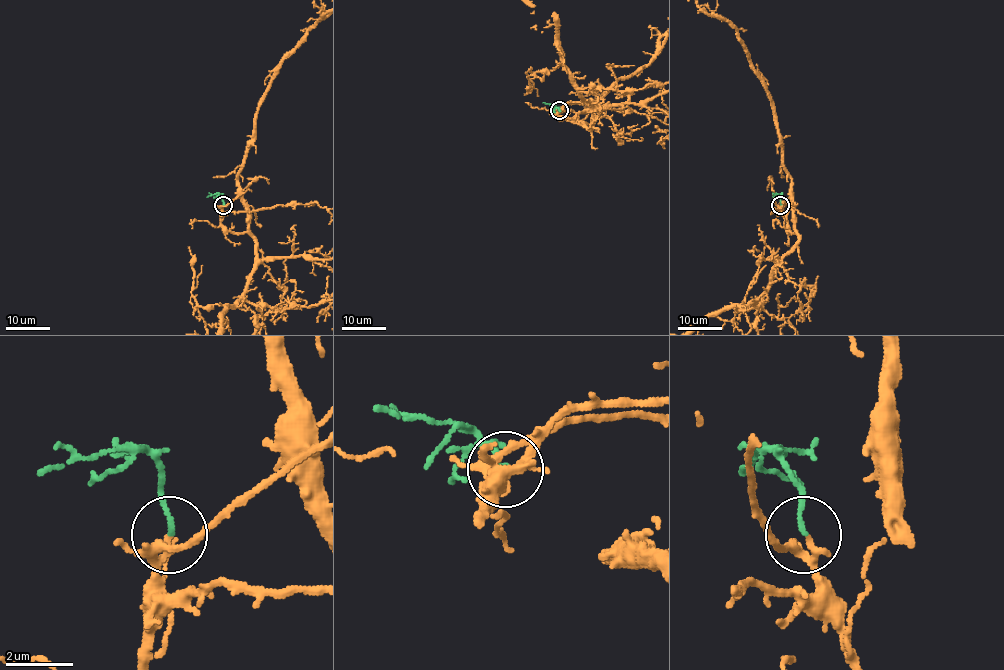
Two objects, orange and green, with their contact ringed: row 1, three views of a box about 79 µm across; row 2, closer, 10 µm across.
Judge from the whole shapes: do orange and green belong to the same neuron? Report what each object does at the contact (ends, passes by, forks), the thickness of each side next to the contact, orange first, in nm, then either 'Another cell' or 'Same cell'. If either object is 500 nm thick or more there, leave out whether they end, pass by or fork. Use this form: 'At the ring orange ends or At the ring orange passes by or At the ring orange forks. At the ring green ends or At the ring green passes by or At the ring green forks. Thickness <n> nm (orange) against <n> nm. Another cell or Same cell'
At the ring orange passes by. At the ring green ends. Thickness 150 nm (orange) against 140 nm. Same cell

